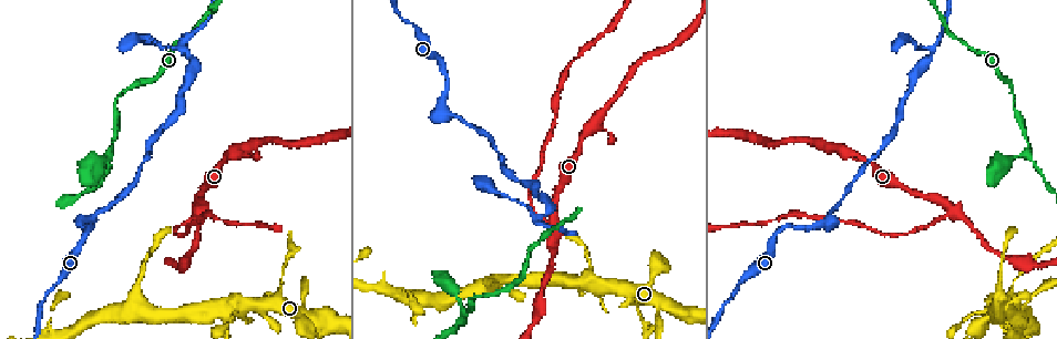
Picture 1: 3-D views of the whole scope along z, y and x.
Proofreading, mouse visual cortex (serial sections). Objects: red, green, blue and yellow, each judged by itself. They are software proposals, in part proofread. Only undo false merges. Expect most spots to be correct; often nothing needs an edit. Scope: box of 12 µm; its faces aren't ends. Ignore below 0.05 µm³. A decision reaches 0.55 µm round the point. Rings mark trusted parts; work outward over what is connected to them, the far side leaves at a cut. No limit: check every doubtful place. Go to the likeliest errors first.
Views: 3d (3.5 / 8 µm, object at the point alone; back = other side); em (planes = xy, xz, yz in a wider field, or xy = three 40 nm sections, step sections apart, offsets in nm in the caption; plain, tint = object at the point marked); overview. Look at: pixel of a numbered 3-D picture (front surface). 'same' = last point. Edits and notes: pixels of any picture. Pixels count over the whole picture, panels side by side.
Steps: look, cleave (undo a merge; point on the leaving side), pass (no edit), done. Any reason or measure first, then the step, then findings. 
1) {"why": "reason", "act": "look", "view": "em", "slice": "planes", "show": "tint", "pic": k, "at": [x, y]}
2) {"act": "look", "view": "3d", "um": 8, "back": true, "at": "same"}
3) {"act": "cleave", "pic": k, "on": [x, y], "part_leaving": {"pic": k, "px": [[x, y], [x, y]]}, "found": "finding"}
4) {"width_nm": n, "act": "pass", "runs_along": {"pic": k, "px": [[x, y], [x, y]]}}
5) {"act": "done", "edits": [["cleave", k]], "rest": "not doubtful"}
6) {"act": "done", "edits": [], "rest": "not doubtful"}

{"why": "thick turns thin", "act": "look", "view": "3d", "um": 3.5, "pic": 1, "at": [1026, 150]}

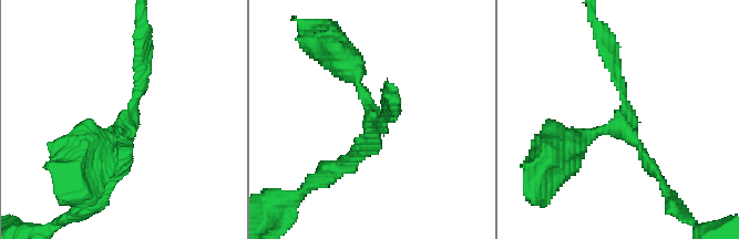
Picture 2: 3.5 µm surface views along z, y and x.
{"arms": 3, "arm_widths_nm": [150, 150, 150], "why": "now the EM", "act": "look", "view": "em", "slice": "xy", "step": 5, "show": "plain", "pic": 2, "at": [133, 112]}

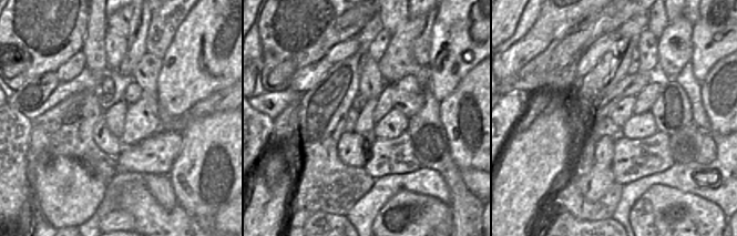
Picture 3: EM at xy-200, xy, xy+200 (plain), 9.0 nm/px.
{"act": "look", "view": "em", "slice": "xy", "step": 5, "show": "tint", "at": "same"}

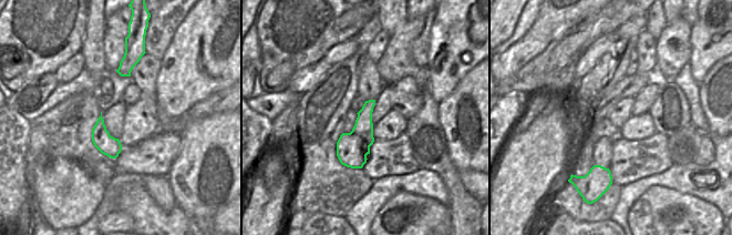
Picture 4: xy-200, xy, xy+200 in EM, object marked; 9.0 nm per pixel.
{"act": "pass", "found": "all the same cell"}

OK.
{"why": "side arm on a straight run", "act": "look", "view": "3d", "um": 3.5, "pic": 1, "at": [951, 211]}

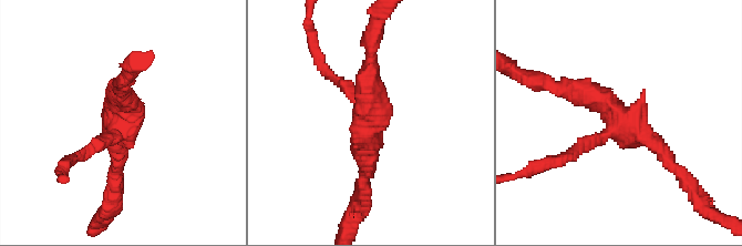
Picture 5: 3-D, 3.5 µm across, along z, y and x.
{"why": "now the EM", "act": "look", "view": "em", "slice": "xy", "step": 1, "show": "tint", "pic": 5, "at": [370, 121]}

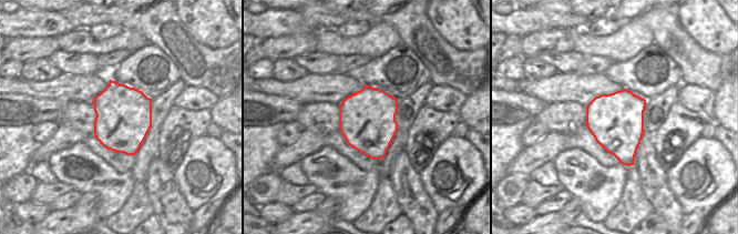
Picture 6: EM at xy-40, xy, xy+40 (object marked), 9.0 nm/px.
{"act": "look", "view": "em", "slice": "planes", "show": "tint", "at": "same"}

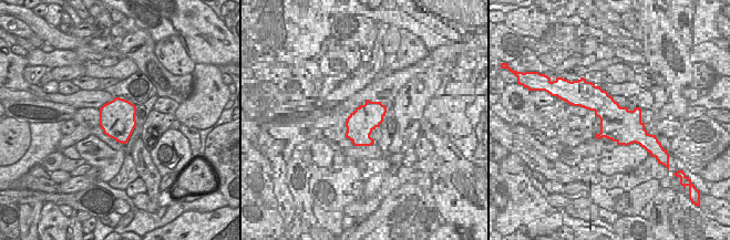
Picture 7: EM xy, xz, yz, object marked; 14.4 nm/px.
{"act": "pass", "runs_along": {"pic": 5, "px": [[562, 89], [609, 105], [678, 171]]}, "found": "one cell here"}

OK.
{"why": "three-way junction", "act": "look", "view": "3d", "um": 3.5, "pic": 1, "at": [935, 51]}

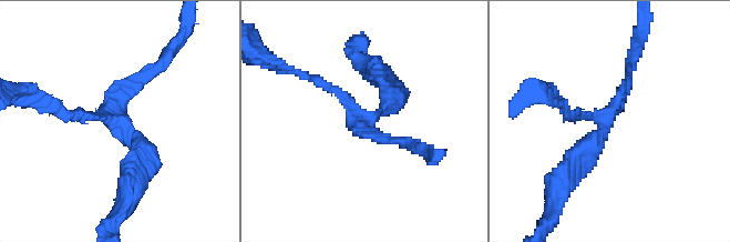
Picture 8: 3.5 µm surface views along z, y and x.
{"arms": 3, "arm_widths_nm": [150, 150, 300], "why": "shape alone is not enough", "act": "look", "view": "em", "slice": "xy", "step": 1, "show": "tint", "pic": 8, "at": [115, 121]}

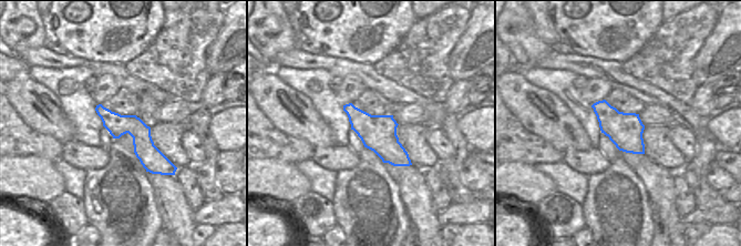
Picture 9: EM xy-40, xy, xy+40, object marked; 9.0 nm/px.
{"act": "pass", "found": "one cell here"}

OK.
{"act": "done", "edits": [], "rest": "not doubtful"}

